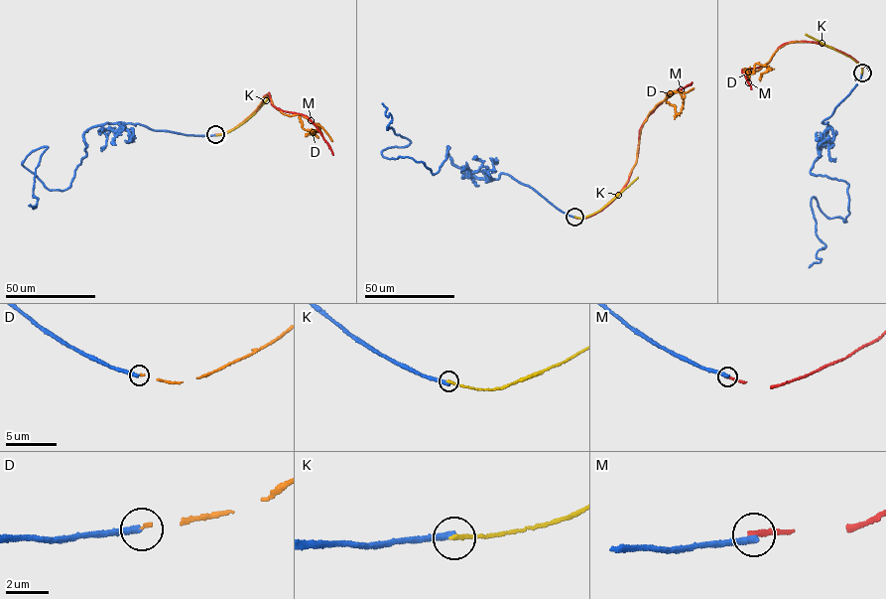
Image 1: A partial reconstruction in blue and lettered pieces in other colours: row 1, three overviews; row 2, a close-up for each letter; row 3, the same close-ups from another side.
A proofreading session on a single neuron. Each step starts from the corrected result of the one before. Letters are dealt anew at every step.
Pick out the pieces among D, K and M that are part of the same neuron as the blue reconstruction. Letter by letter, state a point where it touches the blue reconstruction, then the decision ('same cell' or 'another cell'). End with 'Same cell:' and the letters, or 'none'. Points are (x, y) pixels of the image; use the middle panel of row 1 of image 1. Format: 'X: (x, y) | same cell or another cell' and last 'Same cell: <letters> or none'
D: (574, 217) | another cell
K: (574, 217) | another cell
M: (574, 217) | another cell
Same cell: none

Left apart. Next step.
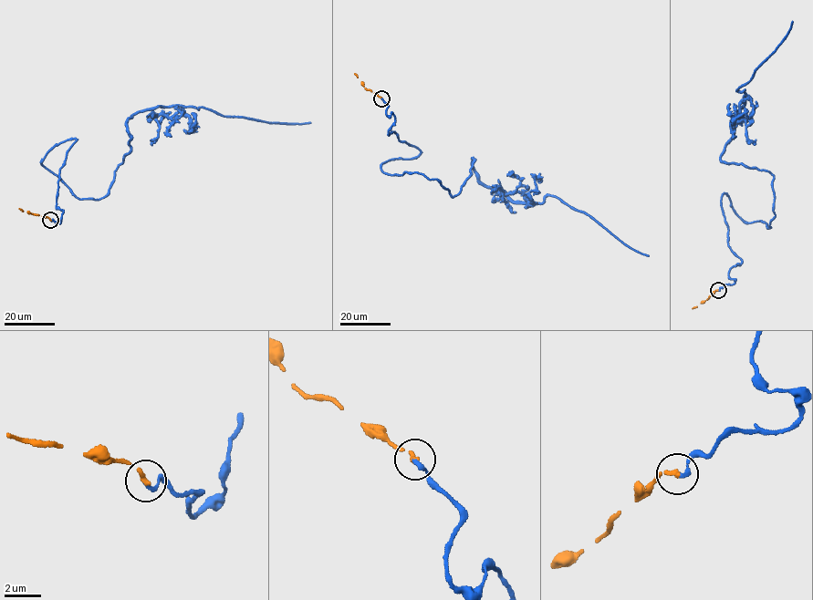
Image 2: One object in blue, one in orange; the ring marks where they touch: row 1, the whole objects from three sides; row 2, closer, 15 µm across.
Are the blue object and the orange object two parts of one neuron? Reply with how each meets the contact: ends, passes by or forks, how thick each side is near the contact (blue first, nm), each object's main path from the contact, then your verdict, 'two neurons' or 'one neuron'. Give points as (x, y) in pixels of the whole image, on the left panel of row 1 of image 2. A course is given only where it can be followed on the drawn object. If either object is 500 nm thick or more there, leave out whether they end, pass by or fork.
blue ends there; orange ends there; 240 nm thick on the blue side, 280 nm on the other; blue runs (50, 220), (76, 139), (50, 148), (42, 165), (79, 199), (104, 197), (140, 111), (310, 121); orange runs (50, 220), (19, 209); one neuron

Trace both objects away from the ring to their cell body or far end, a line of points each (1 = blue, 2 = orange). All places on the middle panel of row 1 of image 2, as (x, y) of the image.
1: (381, 98), (389, 135), (421, 151), (380, 170), (453, 197), (474, 159), (486, 186), (556, 196), (649, 255)
2: (381, 98), (365, 88), (354, 73)

